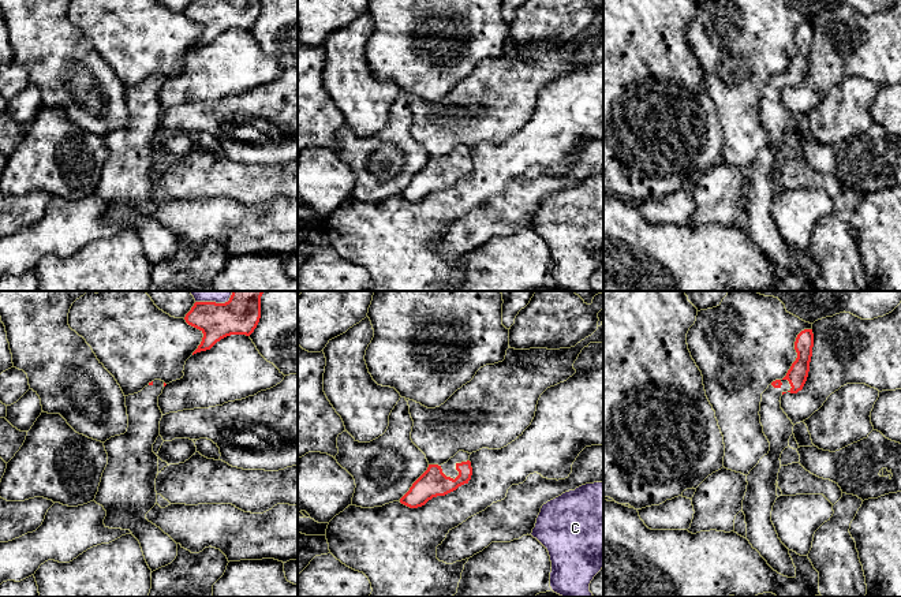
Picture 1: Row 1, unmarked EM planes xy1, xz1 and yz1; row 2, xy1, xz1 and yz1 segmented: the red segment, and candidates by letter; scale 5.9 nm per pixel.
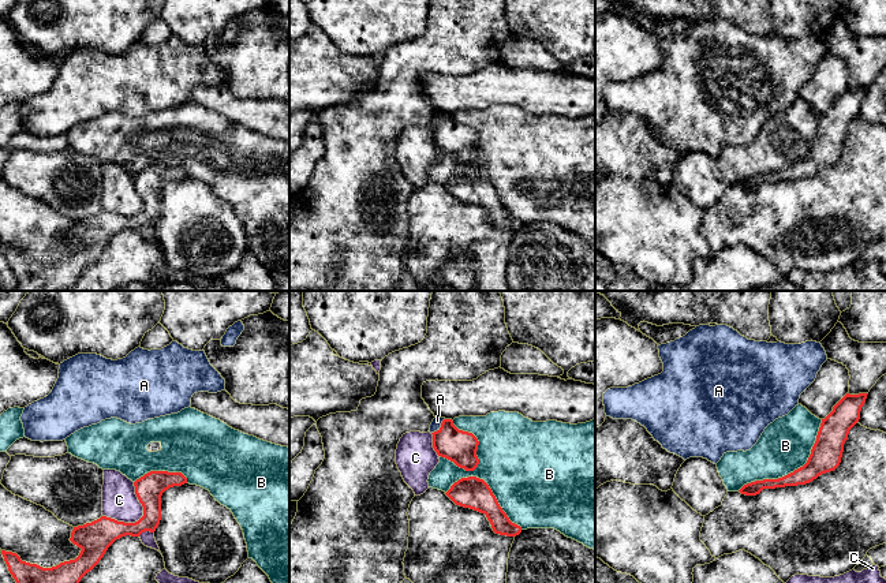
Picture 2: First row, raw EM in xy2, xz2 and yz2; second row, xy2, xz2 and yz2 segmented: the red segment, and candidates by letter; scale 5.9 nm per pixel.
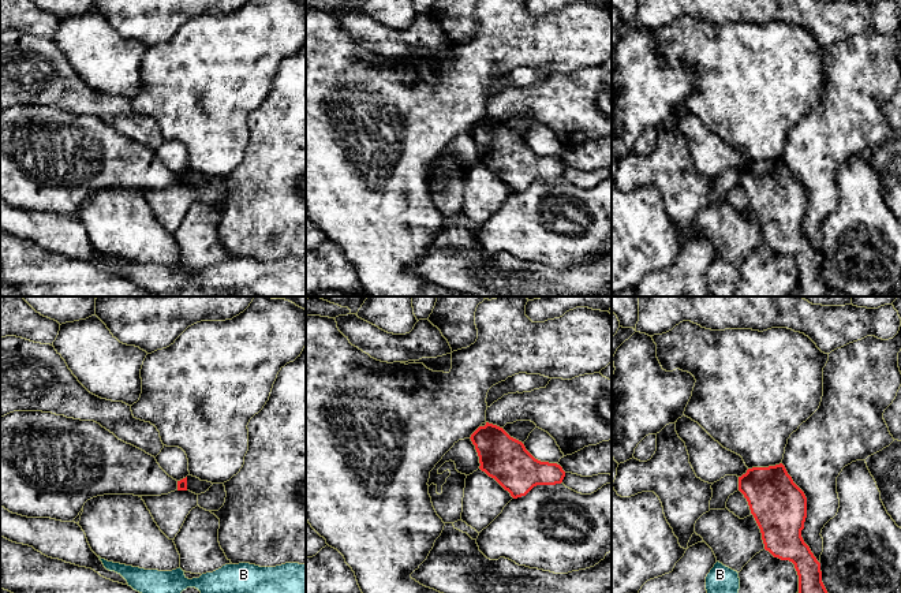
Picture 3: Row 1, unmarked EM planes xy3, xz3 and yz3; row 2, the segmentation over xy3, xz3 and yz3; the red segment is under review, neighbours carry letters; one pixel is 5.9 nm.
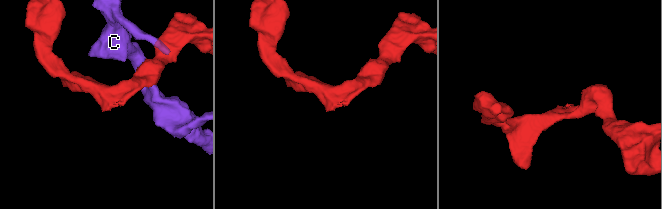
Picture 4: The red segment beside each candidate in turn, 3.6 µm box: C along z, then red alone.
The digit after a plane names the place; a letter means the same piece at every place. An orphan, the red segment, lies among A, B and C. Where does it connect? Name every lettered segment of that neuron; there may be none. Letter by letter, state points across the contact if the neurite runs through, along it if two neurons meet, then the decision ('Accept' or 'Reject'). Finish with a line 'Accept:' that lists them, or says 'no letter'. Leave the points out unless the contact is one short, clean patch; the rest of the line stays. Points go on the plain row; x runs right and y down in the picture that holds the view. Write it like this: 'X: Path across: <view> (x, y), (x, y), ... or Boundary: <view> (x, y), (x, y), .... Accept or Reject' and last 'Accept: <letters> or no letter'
A: Boundary: xz2 (444, 112), (441, 119), (432, 127). Reject
B: Reject
C: Reject
Accept: no letter

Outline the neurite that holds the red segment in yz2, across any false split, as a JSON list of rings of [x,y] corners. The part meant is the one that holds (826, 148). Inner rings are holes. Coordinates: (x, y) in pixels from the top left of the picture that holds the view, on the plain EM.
[[[846,87],[833,105],[822,113],[816,135],[807,157],[793,167],[778,173],[763,173],[744,179],[739,186],[745,190],[756,190],[763,183],[805,179],[819,169],[834,165],[842,152],[844,138],[849,124],[859,116],[861,101],[868,87]]]

